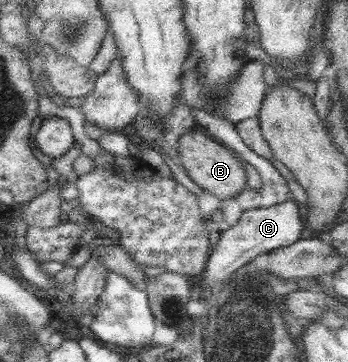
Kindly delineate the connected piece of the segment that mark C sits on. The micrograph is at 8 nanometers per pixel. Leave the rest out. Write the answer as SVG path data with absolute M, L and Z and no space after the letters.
M294 201L282 202L266 208L245 210L238 224L220 232L218 243L211 248L202 274L202 284L205 284L207 288L204 295L207 296L212 286L226 281L234 272L246 265L252 266L255 258L261 254L294 244L302 238L304 227L305 224L300 219L300 210Z

